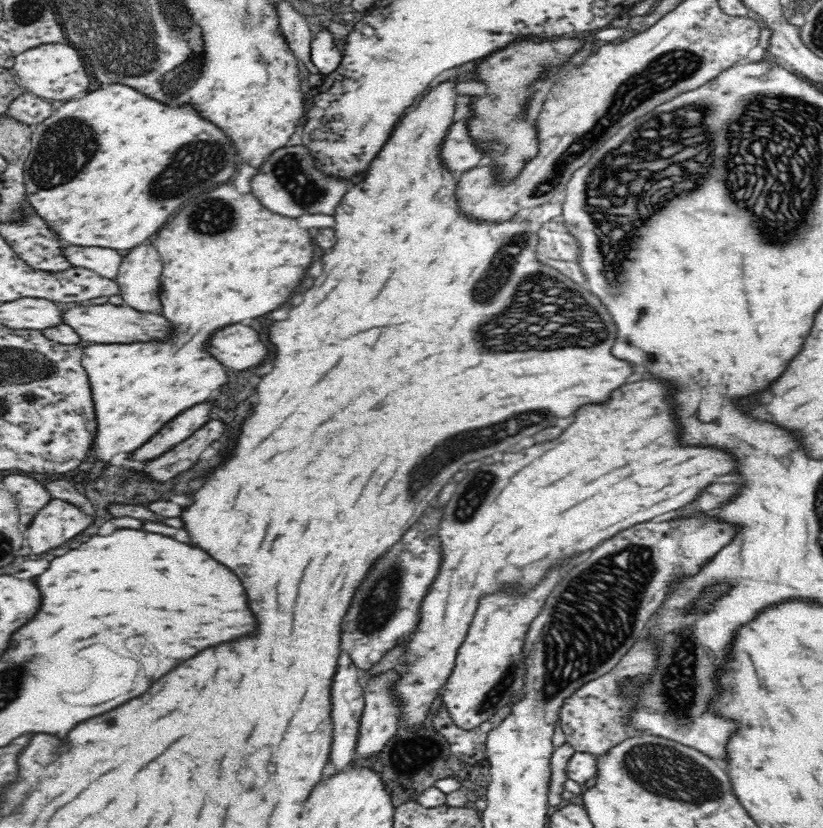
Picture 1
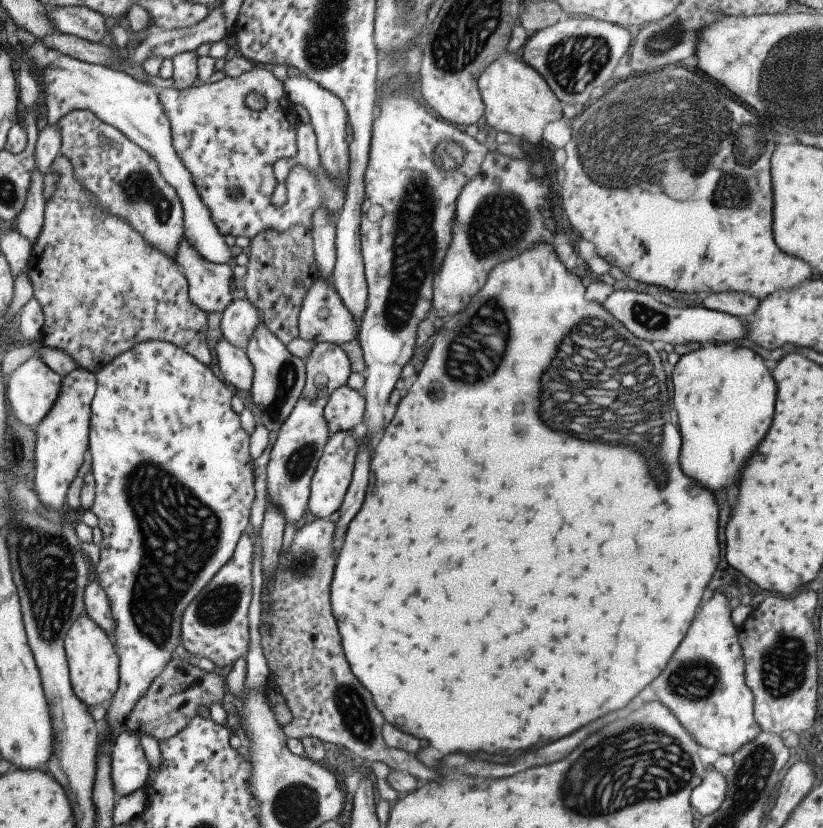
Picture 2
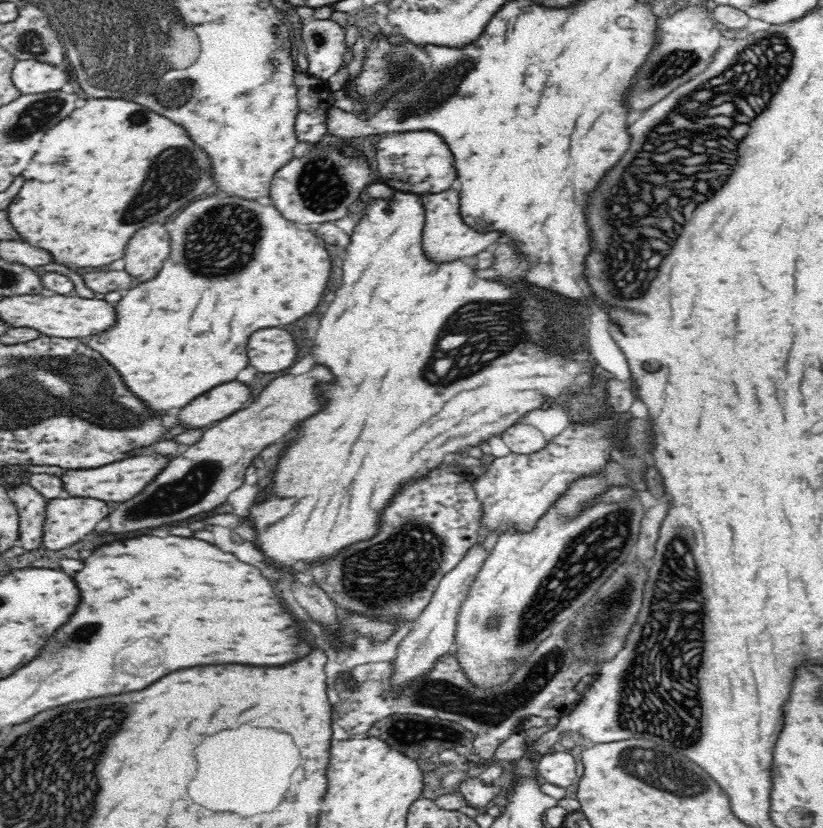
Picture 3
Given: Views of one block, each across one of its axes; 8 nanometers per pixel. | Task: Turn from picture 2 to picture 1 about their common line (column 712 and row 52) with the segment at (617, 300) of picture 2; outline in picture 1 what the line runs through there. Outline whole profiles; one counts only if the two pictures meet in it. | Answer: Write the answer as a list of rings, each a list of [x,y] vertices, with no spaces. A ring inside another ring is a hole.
[[[326,28],[321,30],[311,42],[311,59],[322,75],[334,72],[340,66],[343,51],[336,48],[334,35]]]

